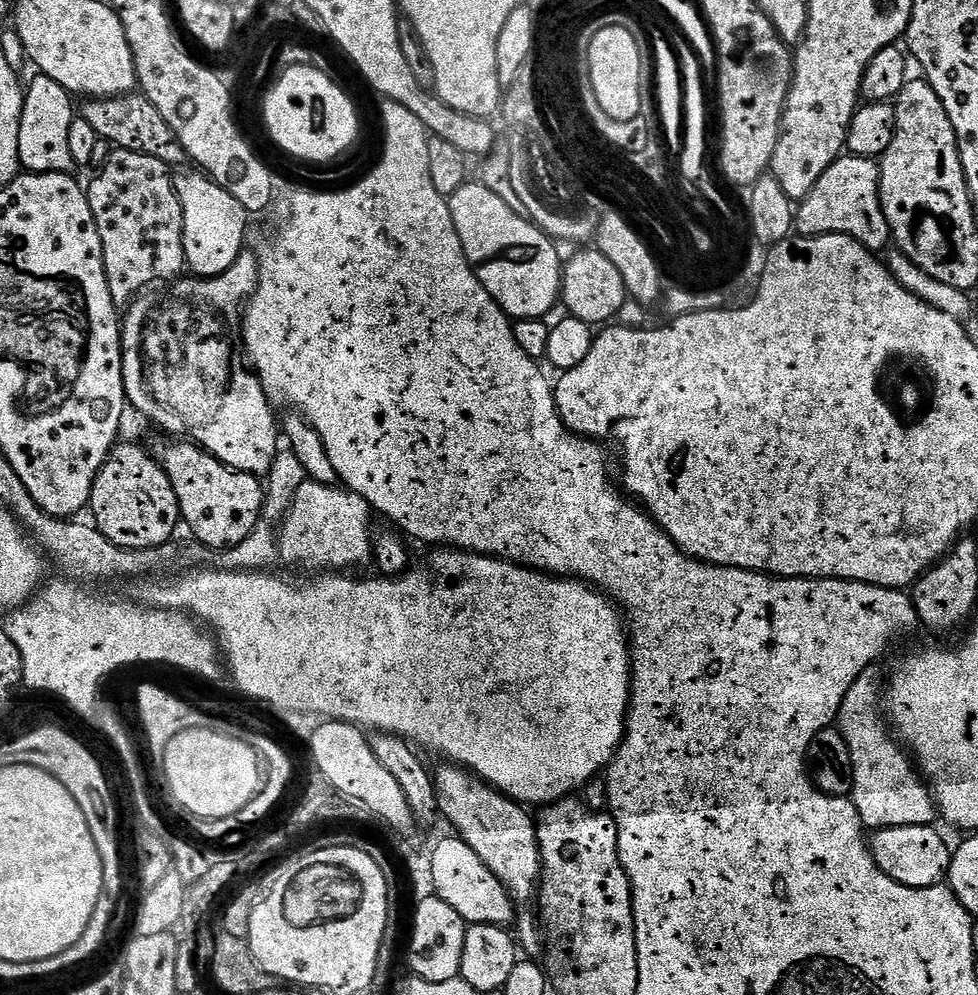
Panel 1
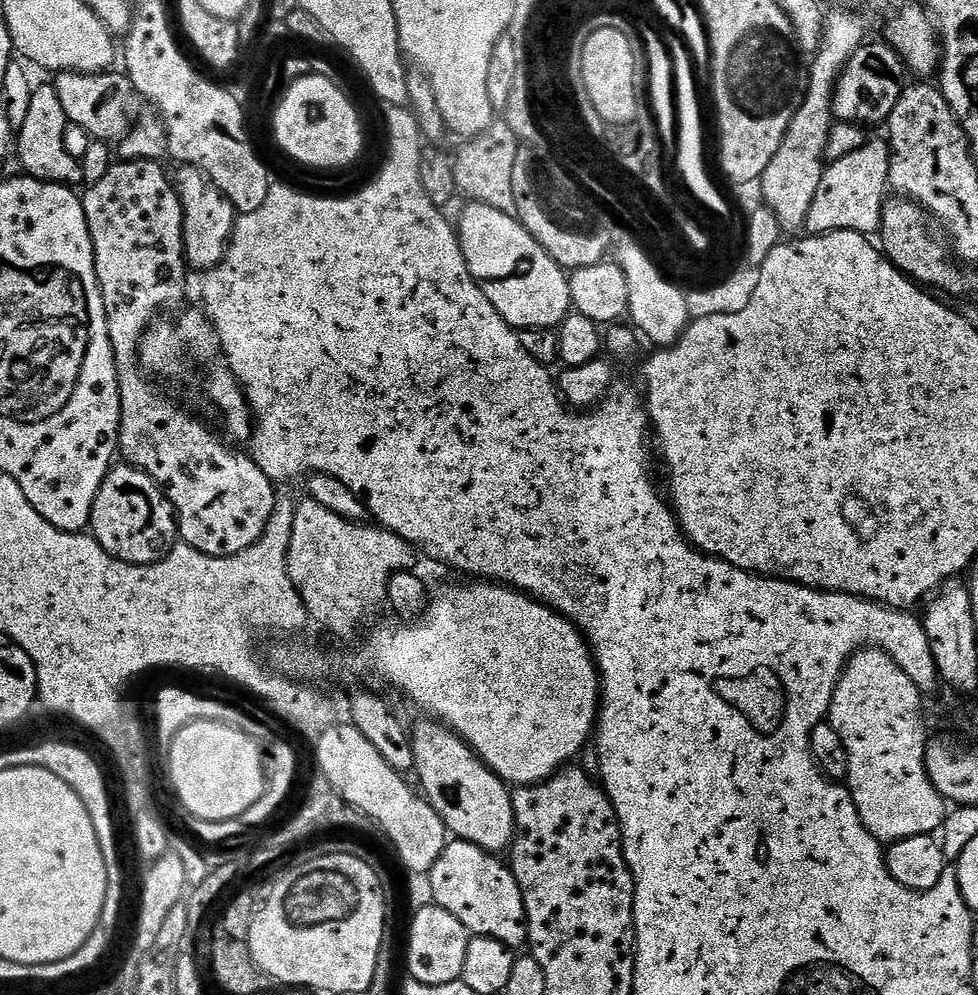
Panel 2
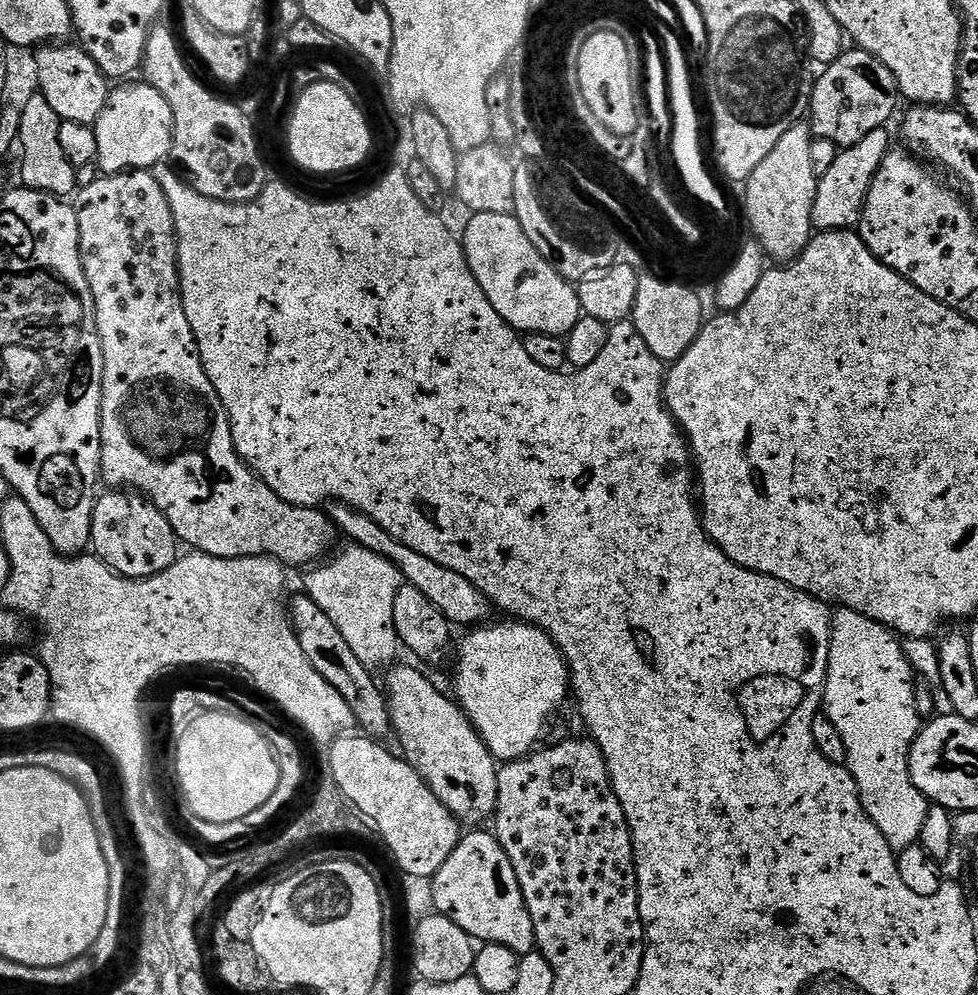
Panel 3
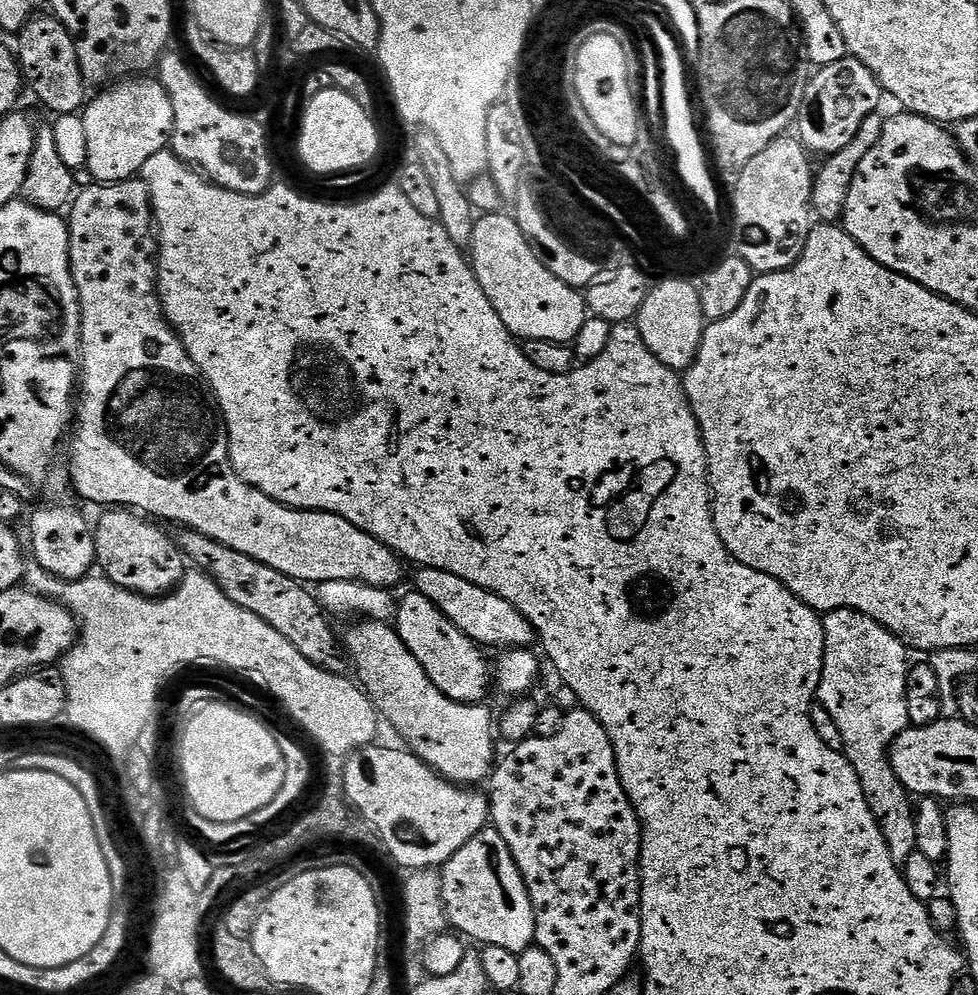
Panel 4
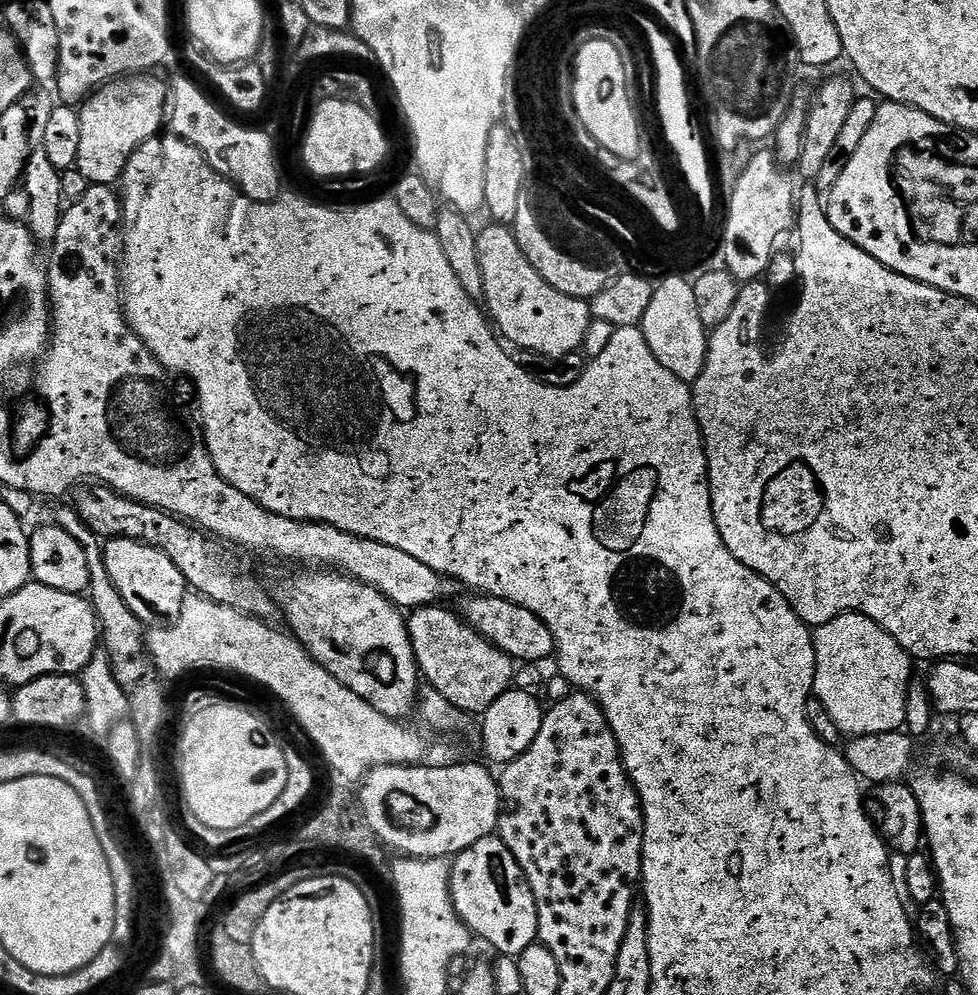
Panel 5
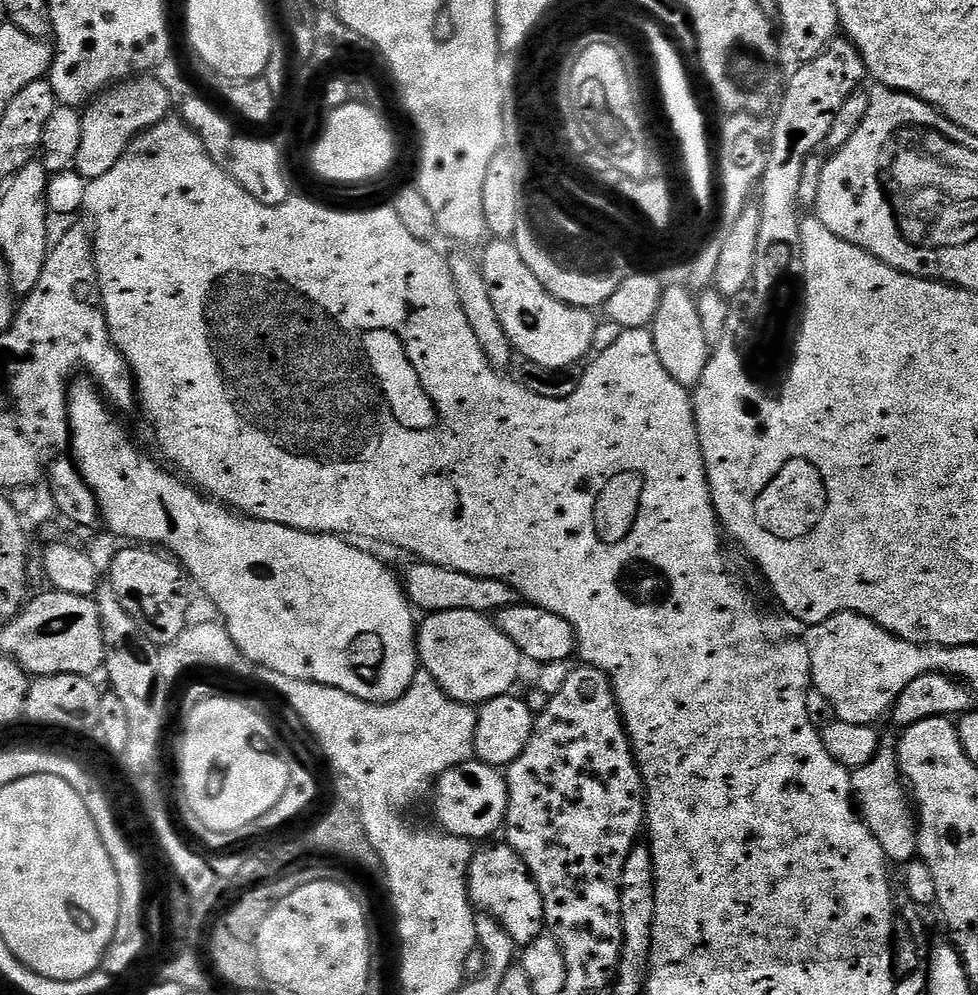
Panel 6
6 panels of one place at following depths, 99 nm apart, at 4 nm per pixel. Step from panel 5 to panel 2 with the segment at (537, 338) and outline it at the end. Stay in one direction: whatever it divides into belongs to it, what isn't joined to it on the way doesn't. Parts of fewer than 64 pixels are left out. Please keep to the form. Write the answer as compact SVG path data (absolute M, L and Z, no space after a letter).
M465 203L464 213L460 216L458 223L458 235L460 238L460 249L466 258L466 266L470 274L475 278L481 290L490 298L494 310L506 318L506 322L517 330L526 328L550 328L555 329L564 323L573 311L572 295L570 294L569 273L560 267L546 250L536 241L527 230L520 225L520 221L514 217L507 217L502 211L496 210L494 206Z

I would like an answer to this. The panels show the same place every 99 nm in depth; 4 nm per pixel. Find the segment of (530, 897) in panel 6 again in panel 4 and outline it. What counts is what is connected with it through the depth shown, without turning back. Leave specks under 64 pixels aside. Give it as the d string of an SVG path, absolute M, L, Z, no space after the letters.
M485 826L481 832L474 834L474 838L470 838L470 842L466 842L466 846L462 846L462 850L458 850L442 865L438 875L447 923L451 927L453 924L457 928L453 929L461 937L480 946L502 946L502 950L510 950L517 954L533 947L536 939L536 919L530 902L530 894L526 890L522 874L502 838L502 834L498 834L495 828Z

